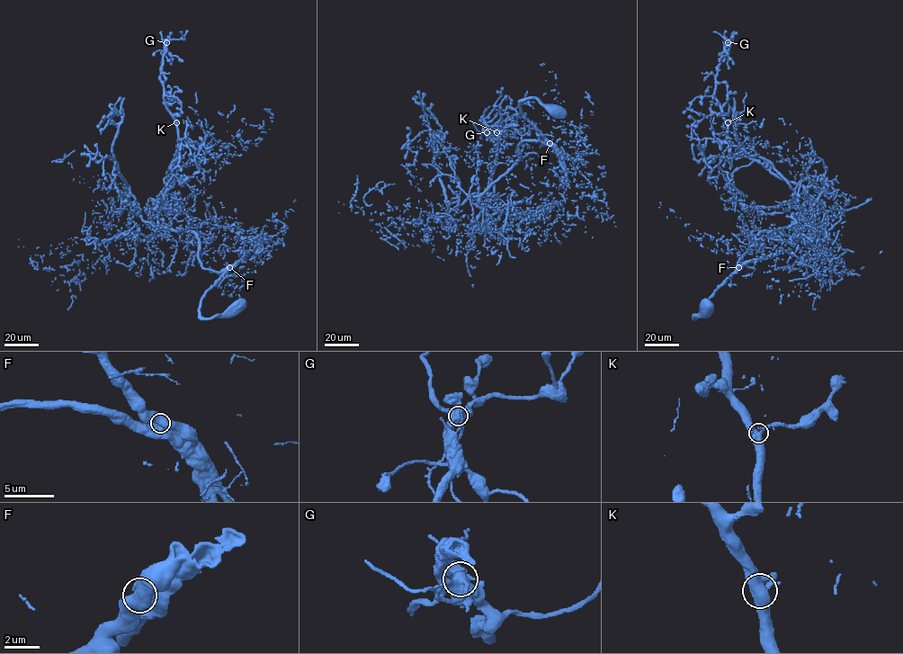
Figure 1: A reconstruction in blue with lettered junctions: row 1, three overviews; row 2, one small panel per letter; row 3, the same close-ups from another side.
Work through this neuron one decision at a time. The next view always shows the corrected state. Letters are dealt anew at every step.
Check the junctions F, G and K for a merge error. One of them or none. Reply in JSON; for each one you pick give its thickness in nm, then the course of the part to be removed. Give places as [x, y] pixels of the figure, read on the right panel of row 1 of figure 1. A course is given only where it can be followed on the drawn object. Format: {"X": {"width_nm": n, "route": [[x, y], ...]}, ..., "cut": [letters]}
{"G": {"width_nm": 600, "route": [[728, 42], [728, 69]]}, "cut": ["G"]}

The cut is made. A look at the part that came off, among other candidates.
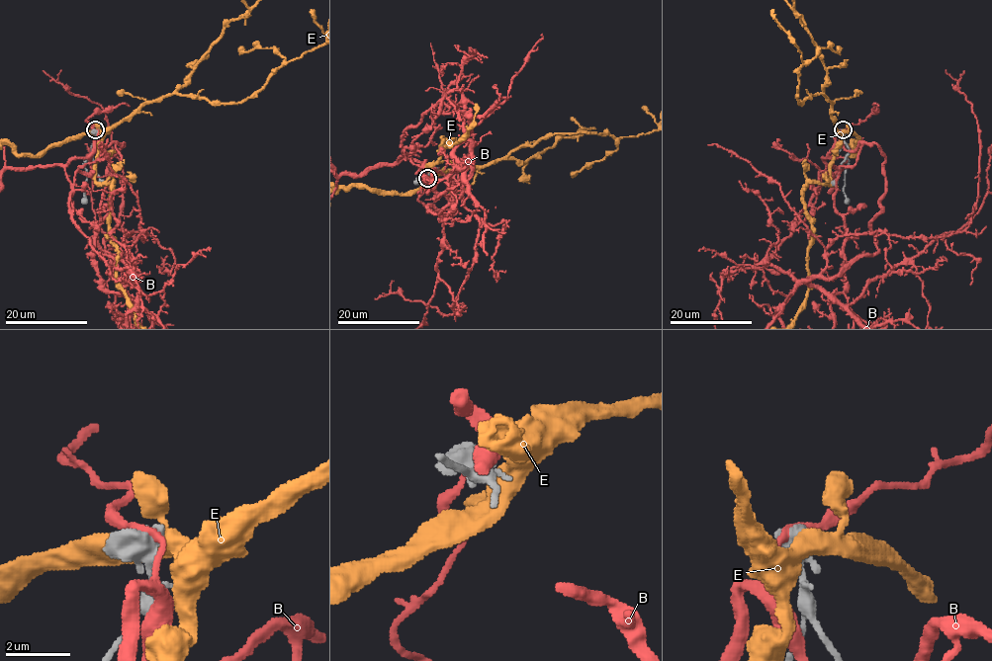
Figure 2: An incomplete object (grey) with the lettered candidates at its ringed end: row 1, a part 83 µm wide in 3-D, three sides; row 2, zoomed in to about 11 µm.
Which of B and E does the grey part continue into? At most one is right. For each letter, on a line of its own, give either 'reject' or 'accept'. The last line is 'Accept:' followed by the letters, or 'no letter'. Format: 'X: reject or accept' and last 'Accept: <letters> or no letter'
B: reject
E: reject
Accept: no letter

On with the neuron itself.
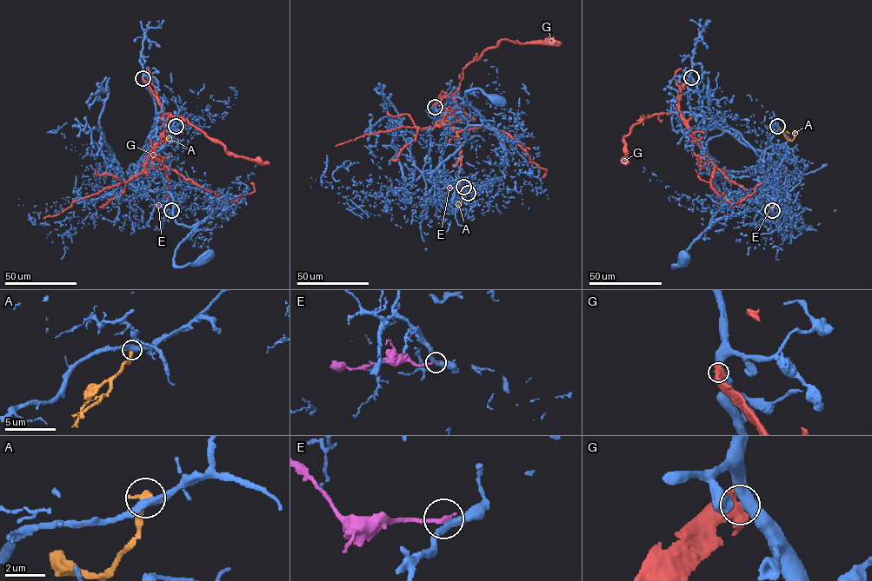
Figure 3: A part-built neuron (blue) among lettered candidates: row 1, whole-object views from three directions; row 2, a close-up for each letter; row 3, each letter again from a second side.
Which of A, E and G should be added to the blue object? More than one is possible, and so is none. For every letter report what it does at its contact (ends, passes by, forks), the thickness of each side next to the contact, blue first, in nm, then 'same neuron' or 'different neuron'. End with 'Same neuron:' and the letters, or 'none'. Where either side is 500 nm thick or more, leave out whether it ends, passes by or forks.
A: it ends there; 380 nm thick on the blue side, 340 nm on the other; different neuron
E: it ends there; 320 nm thick on the blue side, 200 nm on the other; different neuron
G: 500 nm thick on the blue side, 550 nm on the other; different neuron
Same neuron: none

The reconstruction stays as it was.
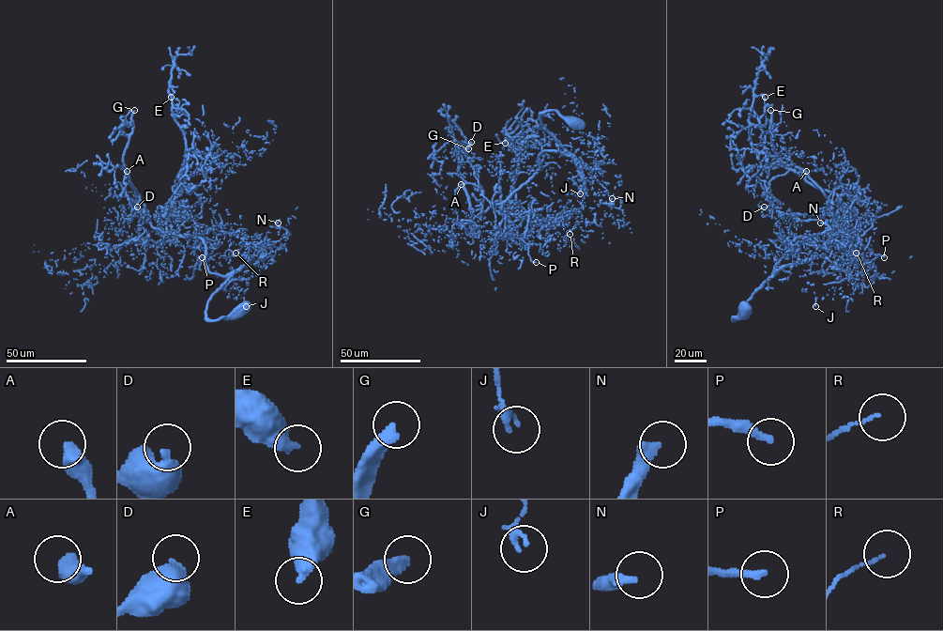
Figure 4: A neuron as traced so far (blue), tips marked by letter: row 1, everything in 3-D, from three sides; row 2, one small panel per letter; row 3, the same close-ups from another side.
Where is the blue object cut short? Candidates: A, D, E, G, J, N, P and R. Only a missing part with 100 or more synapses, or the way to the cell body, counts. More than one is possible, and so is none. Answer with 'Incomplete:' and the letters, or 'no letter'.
Incomplete: G, N

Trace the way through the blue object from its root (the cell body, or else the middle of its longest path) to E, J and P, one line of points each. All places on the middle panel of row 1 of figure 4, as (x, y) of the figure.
E: (574, 123), (540, 114), (566, 153), (543, 150), (501, 211), (515, 201), (520, 149), (506, 130), (505, 143)
J: (574, 123), (555, 111), (540, 114), (542, 125), (580, 176), (592, 189), (593, 182), (585, 177), (580, 193)
P: (574, 123), (540, 114), (566, 153), (543, 150), (500, 209), (506, 230), (542, 224), (536, 262)

